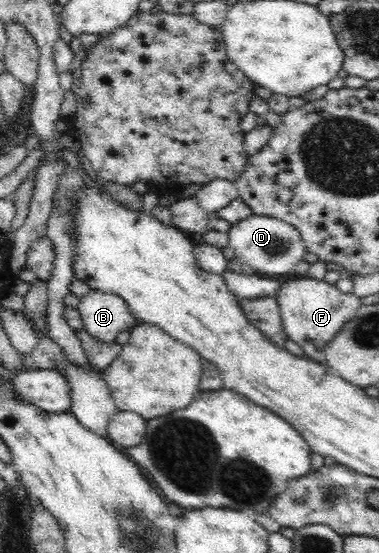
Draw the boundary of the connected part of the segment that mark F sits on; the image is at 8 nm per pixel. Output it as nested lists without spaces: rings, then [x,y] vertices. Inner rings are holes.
[[[302,277],[288,281],[277,293],[281,323],[288,340],[298,344],[309,360],[325,362],[325,349],[344,325],[356,317],[360,298],[353,293],[342,293],[336,286],[324,280]]]

